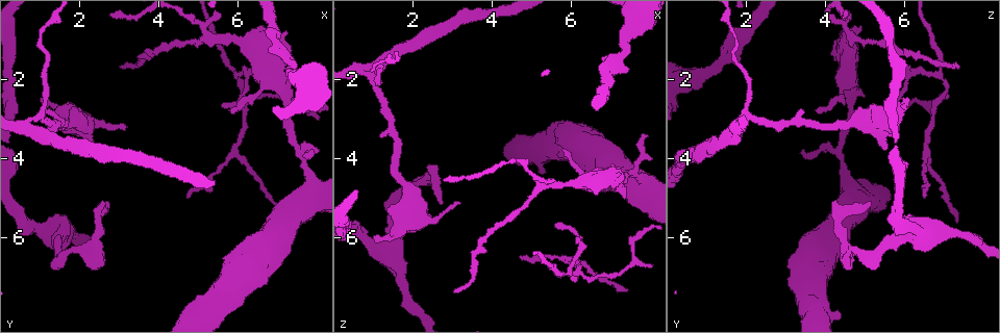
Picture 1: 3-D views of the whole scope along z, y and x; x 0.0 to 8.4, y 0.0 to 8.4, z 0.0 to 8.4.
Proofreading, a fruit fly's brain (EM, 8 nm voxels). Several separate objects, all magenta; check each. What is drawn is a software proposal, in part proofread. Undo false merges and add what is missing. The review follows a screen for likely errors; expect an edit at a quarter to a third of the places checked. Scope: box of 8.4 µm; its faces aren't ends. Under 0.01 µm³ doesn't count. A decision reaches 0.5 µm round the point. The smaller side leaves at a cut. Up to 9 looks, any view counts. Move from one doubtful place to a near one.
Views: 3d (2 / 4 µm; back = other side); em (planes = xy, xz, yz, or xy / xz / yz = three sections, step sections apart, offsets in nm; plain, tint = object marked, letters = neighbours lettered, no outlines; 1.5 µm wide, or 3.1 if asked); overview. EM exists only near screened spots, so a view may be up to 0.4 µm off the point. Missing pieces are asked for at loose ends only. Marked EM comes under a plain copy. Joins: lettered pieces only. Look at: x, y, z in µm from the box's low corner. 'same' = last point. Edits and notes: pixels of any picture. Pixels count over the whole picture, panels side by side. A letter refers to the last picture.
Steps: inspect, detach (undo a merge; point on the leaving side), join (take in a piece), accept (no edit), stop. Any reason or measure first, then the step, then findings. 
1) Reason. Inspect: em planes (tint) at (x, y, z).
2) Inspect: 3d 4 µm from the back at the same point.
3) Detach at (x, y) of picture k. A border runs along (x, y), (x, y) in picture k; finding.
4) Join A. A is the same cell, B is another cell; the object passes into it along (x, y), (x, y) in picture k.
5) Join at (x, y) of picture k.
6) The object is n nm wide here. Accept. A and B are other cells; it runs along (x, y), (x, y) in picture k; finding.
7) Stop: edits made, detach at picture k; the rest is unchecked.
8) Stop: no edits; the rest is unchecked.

Thin end. Inspect: 3d 4 µm at (5.55, 2.60, 5.70).

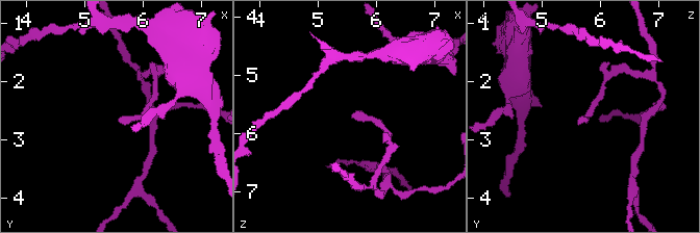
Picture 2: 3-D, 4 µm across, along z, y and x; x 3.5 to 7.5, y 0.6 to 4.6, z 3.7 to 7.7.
Inspect: em planes (tint) at (5.60, 2.60, 5.70).

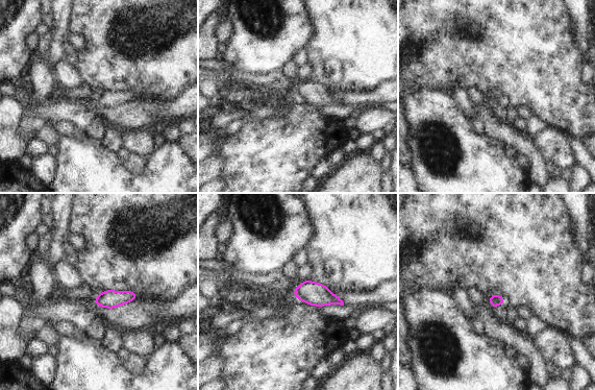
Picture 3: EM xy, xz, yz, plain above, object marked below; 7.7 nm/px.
Inspect: em planes (letters) at the same point.

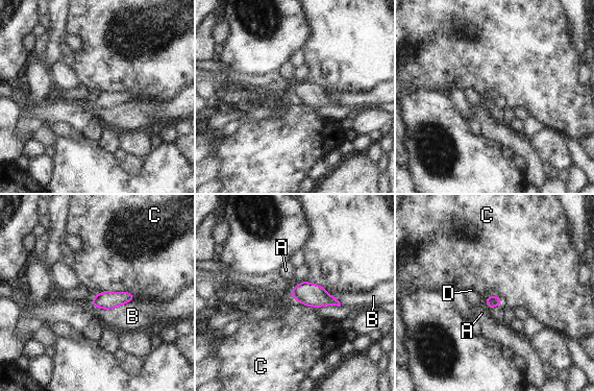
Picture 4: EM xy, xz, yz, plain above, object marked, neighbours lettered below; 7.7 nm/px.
The object is 80 nm wide here. Accept. A, B, C and D are other cells; a border runs along (97, 294), (127, 291), (135, 297) in picture 4; no lettered piece goes on from it.

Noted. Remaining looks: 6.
Inspect: em xz step 8 (tint) at (3.15, 3.25, 5.10).

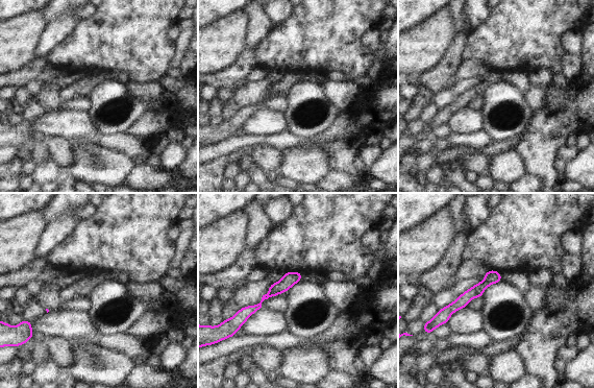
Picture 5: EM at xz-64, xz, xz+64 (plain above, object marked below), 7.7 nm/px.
Another direction. Inspect: em planes (letters) at the same point.

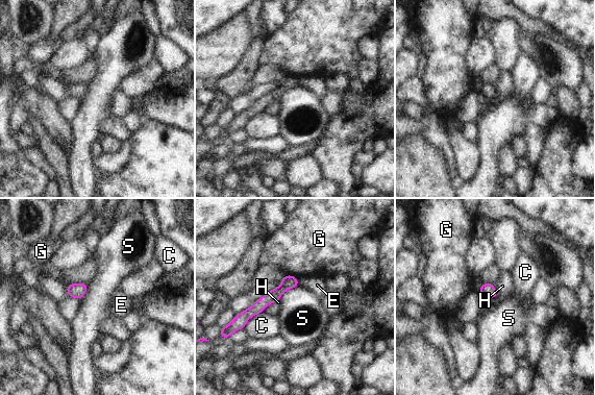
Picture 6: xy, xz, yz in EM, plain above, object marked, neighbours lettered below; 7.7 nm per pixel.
The longest contact is with C, 220 nm. Accept. C, E, G, H and S are other cells; no lettered piece goes on from it.

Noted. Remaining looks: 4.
Abrupt turn. Inspect: em xz step 8 (tint) at (1.05, 2.90, 2.00).

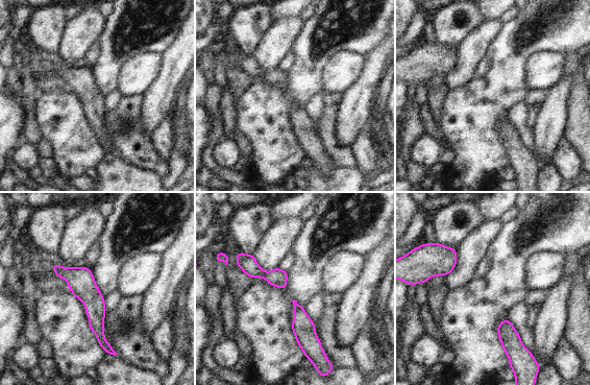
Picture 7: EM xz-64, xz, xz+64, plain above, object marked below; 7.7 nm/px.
What lies round it. Inspect: em xz step 8 (letters) at the same point.

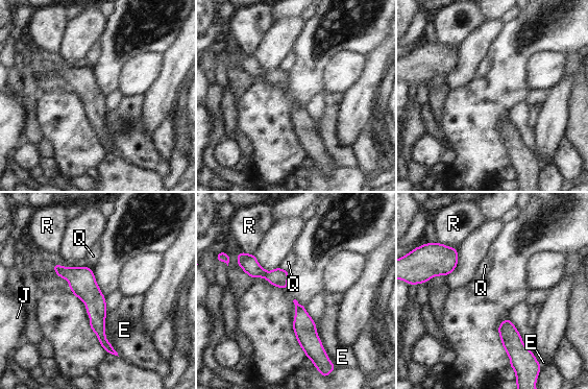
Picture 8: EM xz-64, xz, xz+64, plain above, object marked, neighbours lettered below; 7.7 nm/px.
Accept. E, J, Q and R are other cells; a border runs along (106, 311), (105, 339), (119, 356) in picture 8; all the same cell.

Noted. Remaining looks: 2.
Abrupt turn. Inspect: 3d 4 µm from the back at (7.60, 3.90, 4.30).

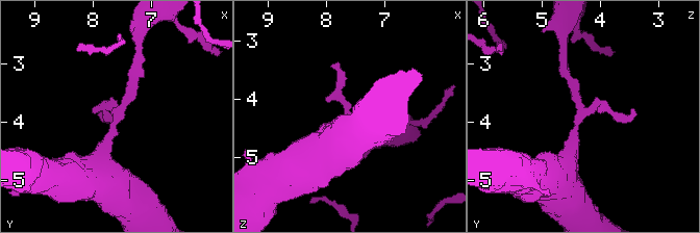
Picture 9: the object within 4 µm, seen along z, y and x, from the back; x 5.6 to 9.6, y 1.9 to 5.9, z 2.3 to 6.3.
Now the EM. Inspect: em yz step 8 (letters) at (7.60, 3.90, 4.30).

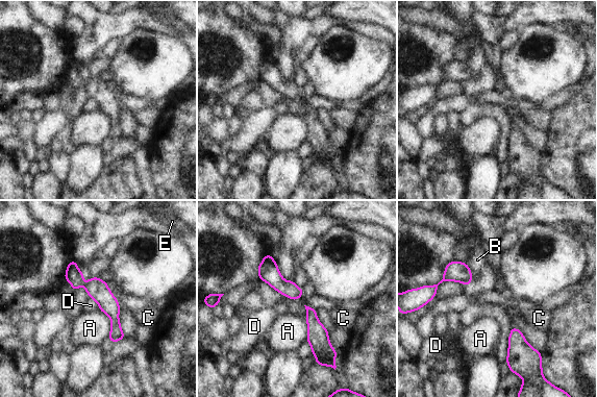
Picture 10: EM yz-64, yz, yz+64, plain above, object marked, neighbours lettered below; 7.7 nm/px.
The longest contact is with A, 260 nm. Accept. A, B, C, D and E are other cells; one cell here.

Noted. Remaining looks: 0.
Stop: no edits; the rest is unchecked.

